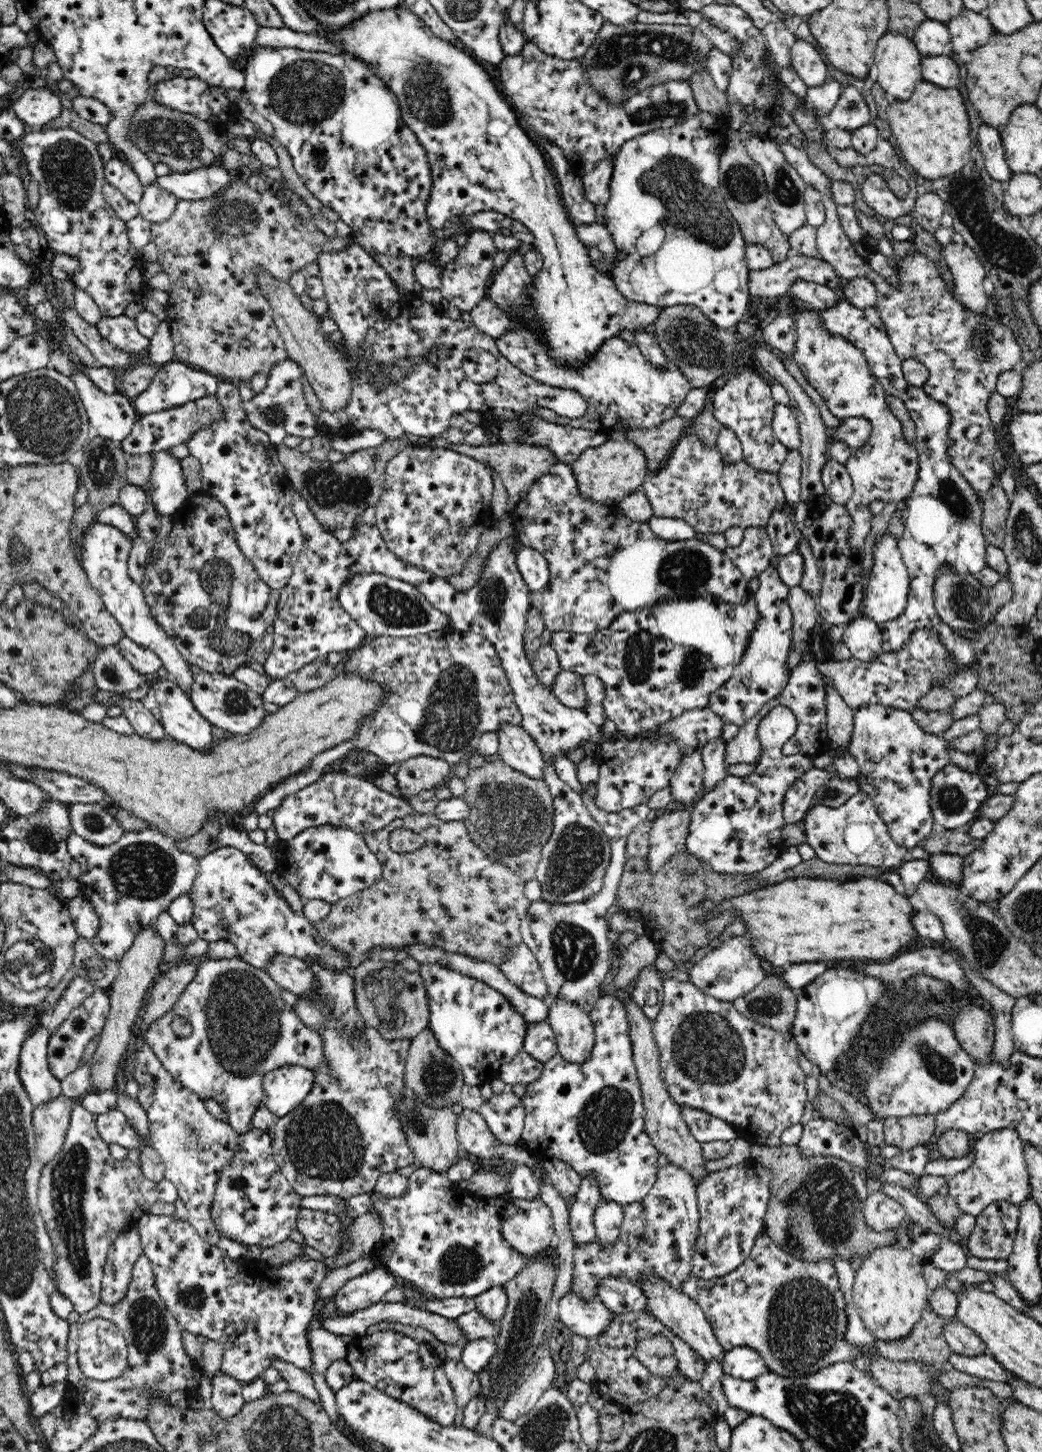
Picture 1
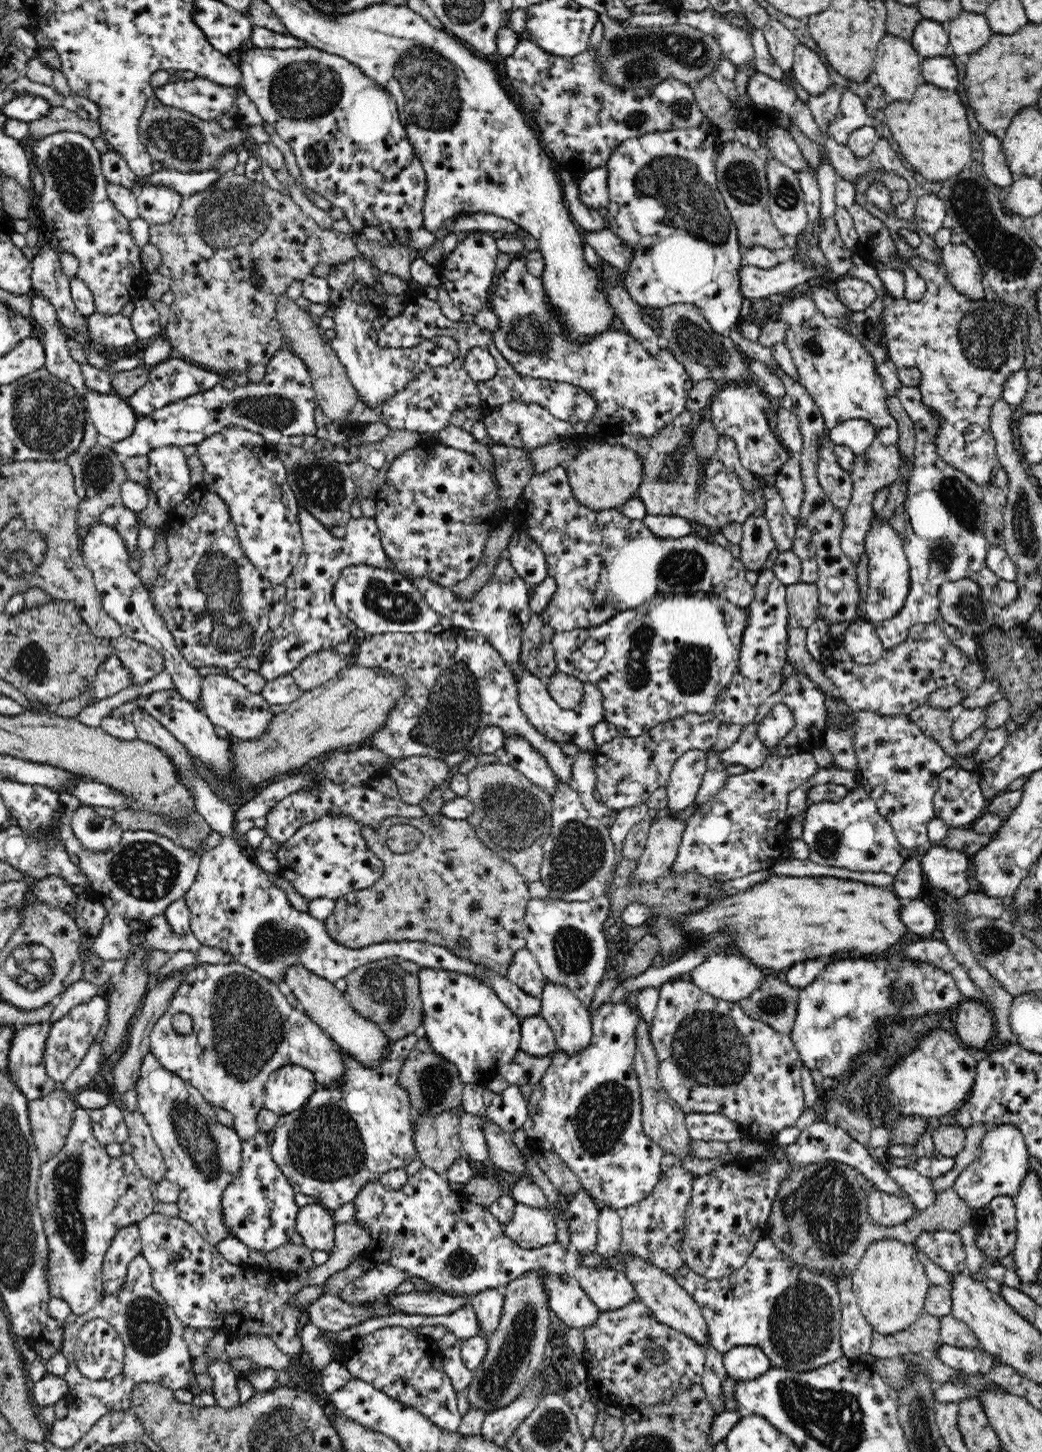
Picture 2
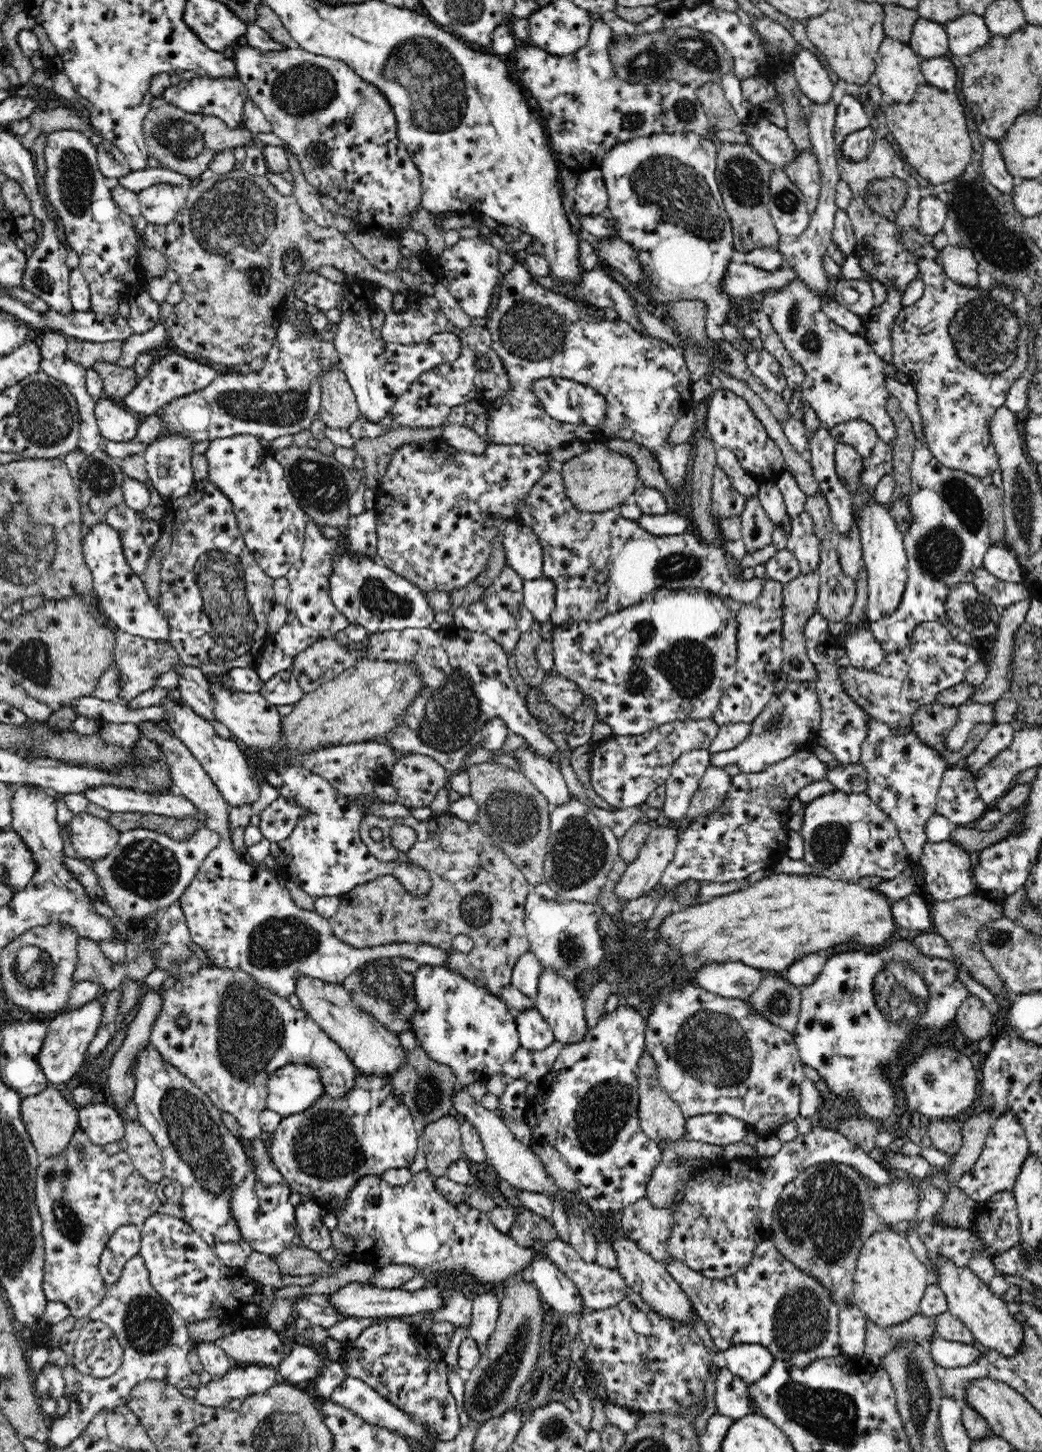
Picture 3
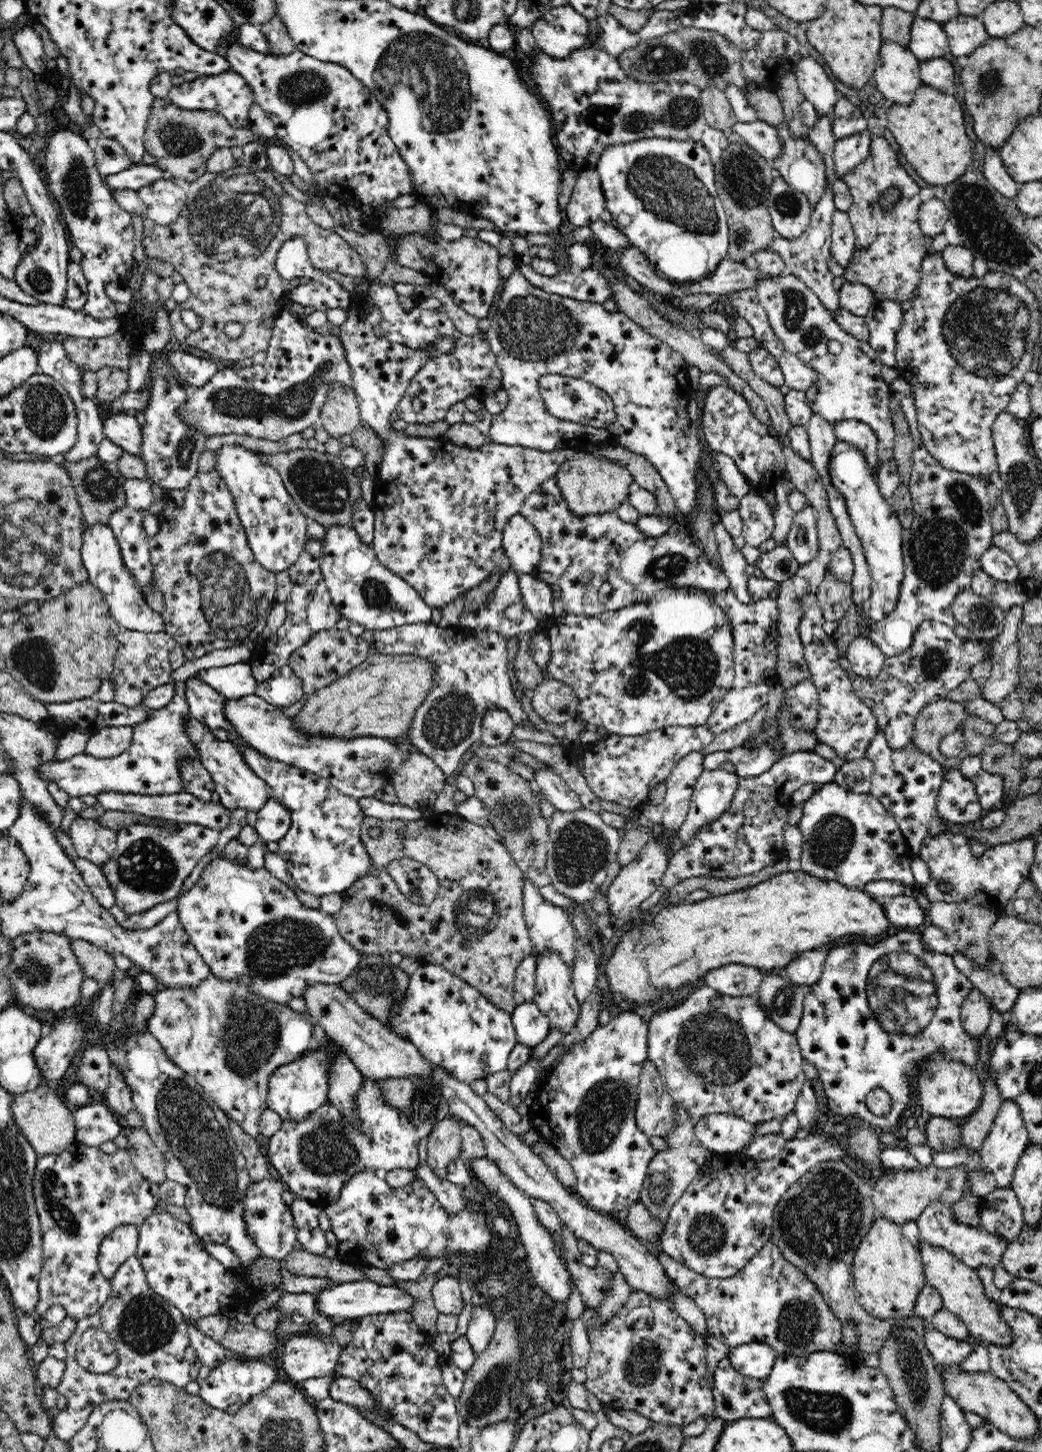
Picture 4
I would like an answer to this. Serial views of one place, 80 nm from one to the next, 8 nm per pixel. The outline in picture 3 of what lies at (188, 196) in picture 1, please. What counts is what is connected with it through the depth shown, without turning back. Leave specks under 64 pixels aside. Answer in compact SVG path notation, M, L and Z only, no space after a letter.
M160 165L152 168L146 167L144 170L130 170L130 172L126 173L126 176L120 176L120 178L116 179L117 185L124 186L124 188L128 188L128 190L135 193L162 182L175 184L176 186L181 184L194 185L198 182L198 178L190 179Z

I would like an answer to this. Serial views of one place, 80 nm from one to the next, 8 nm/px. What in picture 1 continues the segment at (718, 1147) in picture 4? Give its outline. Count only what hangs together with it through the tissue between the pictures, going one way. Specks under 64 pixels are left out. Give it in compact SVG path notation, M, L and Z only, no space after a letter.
M681 1107L683 1117L698 1142L728 1141L738 1138L736 1127L709 1112Z

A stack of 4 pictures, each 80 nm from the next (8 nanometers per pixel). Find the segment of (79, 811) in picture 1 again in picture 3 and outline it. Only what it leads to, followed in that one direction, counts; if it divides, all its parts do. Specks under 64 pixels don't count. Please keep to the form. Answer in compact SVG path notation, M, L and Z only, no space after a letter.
M86 811L73 815L69 824L71 843L78 857L84 860L106 858L119 841L118 830Z

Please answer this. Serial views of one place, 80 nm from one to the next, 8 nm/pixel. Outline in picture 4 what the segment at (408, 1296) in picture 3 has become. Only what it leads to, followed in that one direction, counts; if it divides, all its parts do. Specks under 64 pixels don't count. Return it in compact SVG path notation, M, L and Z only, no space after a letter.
M370 1280L356 1281L351 1283L334 1284L334 1286L319 1291L314 1294L315 1308L319 1316L325 1318L339 1317L341 1320L346 1319L362 1319L362 1316L367 1316L375 1313L392 1313L399 1311L409 1311L413 1306L413 1299L406 1291L396 1286L380 1286Z

